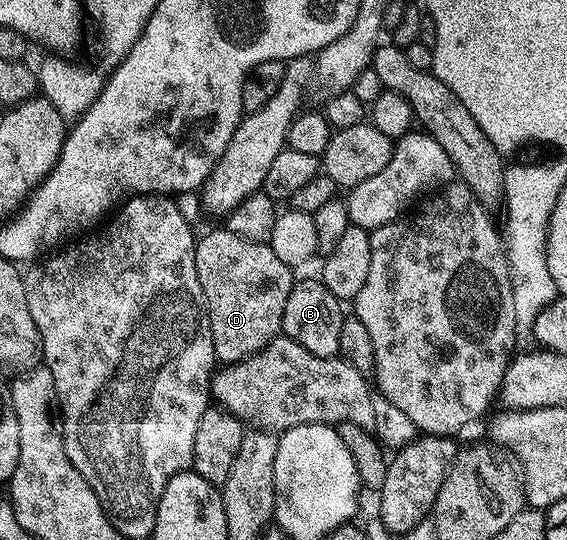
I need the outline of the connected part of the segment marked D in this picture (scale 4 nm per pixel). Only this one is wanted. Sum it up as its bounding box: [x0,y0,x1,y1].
[195,226,295,365]

